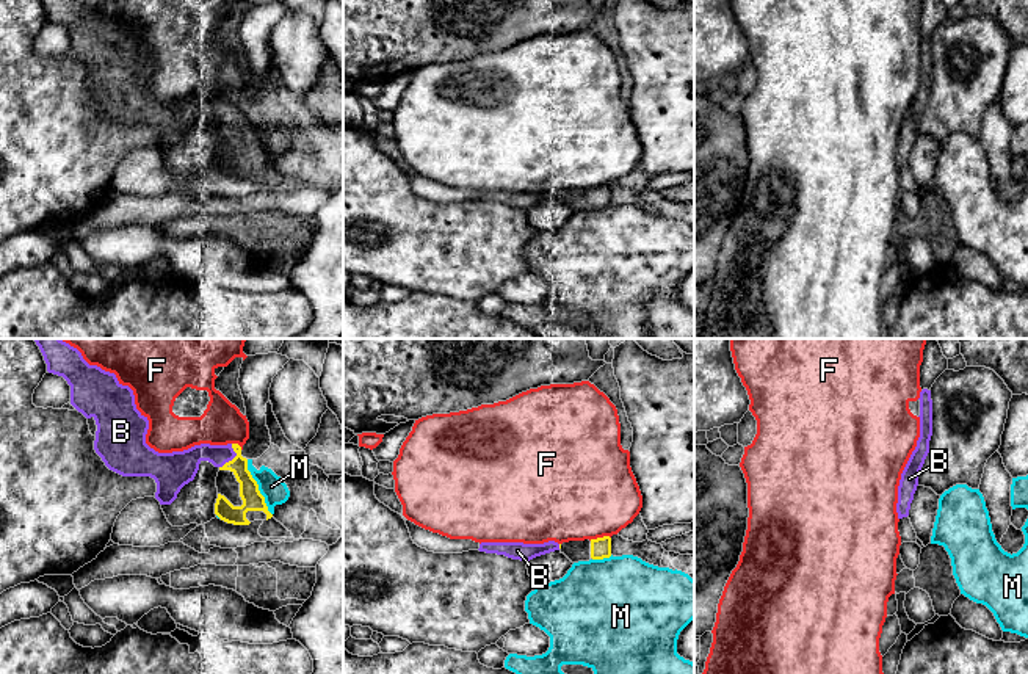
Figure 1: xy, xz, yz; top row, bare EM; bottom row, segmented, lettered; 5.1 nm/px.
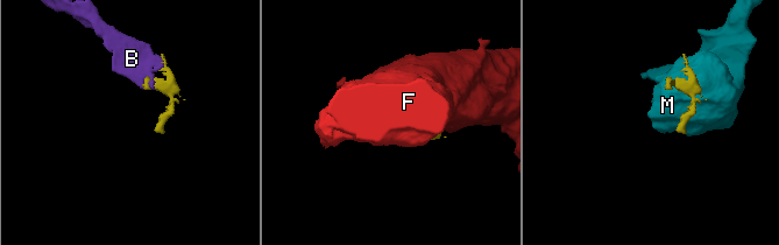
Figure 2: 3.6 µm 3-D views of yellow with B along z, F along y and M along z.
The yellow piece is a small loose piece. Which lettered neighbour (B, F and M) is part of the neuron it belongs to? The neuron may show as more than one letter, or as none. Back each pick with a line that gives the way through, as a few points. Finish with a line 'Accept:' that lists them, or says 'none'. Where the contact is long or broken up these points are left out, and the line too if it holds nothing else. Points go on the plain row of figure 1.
Accept: B

